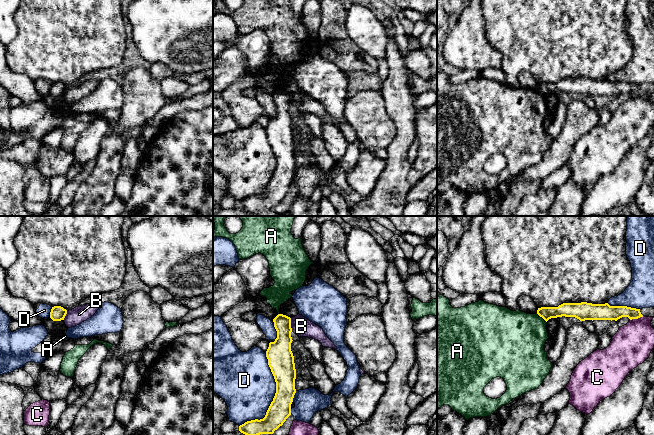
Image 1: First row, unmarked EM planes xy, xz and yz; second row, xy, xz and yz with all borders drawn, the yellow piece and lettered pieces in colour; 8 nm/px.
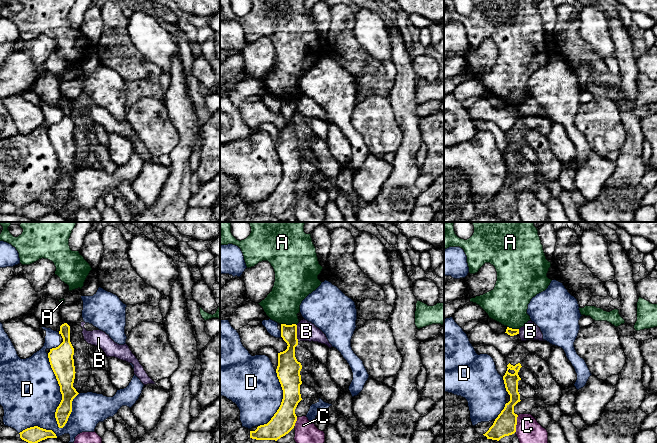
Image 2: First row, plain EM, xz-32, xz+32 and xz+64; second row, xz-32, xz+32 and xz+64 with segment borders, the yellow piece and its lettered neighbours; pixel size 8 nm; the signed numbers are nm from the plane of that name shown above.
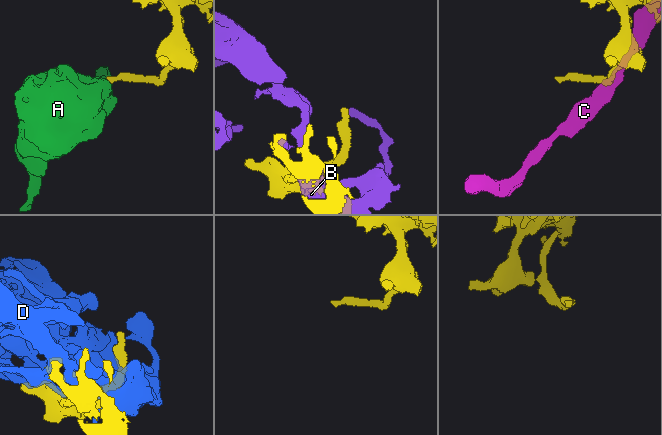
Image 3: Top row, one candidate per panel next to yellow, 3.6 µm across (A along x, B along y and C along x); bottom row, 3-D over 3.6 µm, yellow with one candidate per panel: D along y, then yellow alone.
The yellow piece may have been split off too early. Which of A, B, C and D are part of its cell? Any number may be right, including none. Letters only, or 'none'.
B

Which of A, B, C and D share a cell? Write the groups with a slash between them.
A / B / C / D

